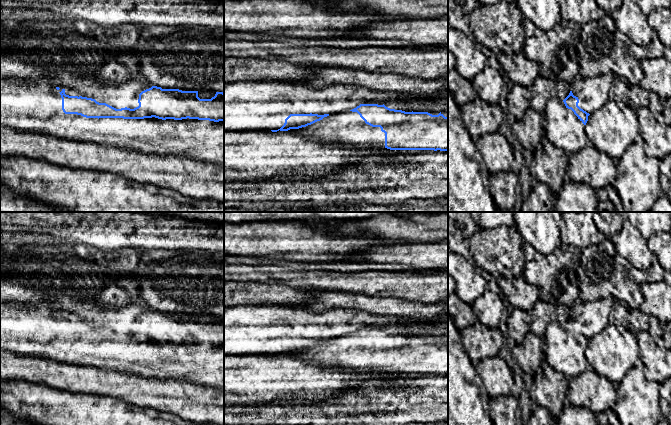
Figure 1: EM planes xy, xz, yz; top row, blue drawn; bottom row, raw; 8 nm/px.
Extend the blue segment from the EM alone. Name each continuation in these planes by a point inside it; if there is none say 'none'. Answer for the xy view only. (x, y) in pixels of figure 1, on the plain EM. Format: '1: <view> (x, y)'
1: xy (126, 318)

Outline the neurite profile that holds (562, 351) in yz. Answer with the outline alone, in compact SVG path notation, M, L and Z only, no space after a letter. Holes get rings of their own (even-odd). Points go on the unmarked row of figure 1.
M552 321L543 337L545 360L568 380L579 376L589 366L585 349L568 333L563 324Z

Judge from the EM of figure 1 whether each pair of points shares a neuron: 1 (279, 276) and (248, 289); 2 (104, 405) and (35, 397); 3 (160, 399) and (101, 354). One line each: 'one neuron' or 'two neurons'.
1: two neurons
2: one neuron
3: two neurons

